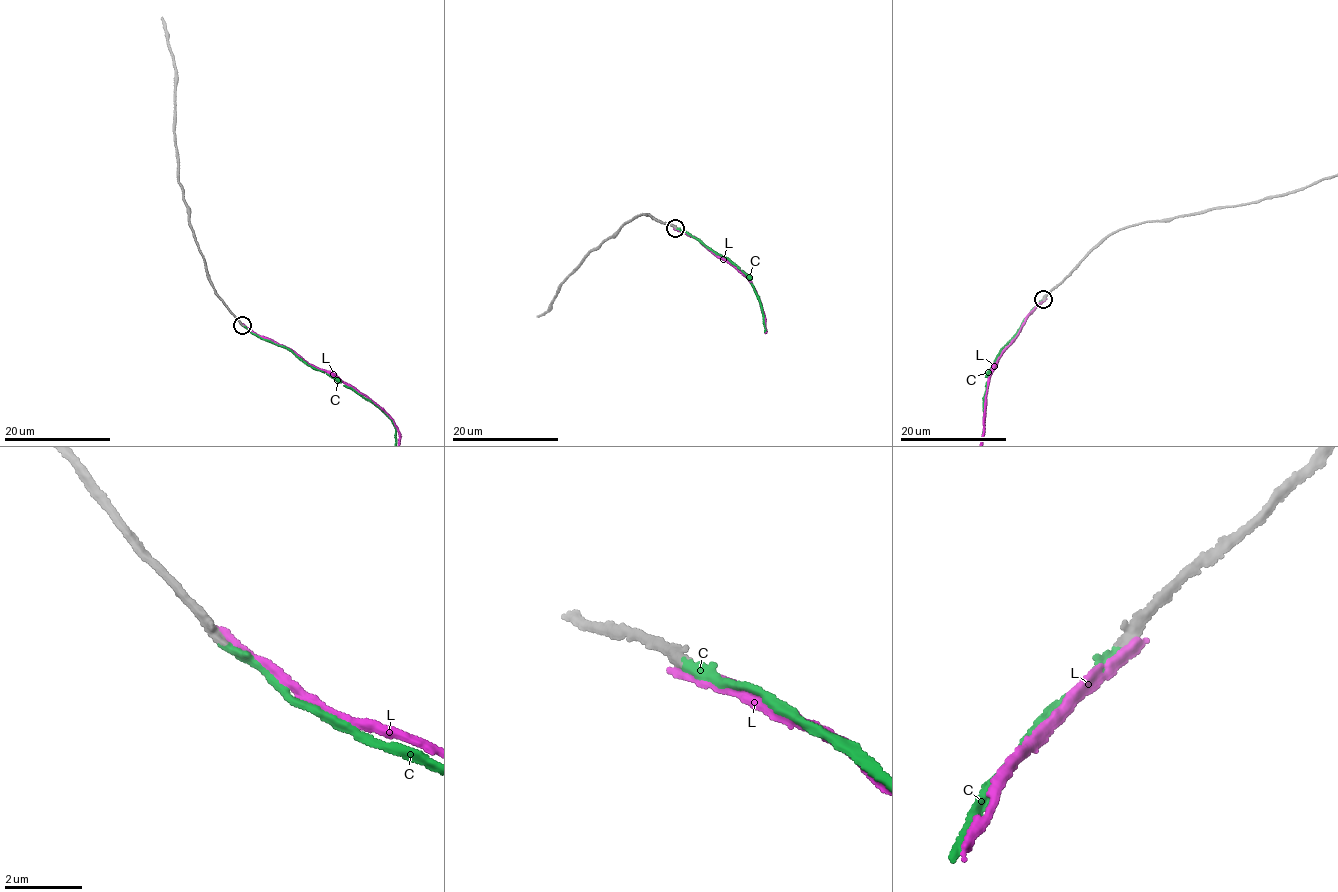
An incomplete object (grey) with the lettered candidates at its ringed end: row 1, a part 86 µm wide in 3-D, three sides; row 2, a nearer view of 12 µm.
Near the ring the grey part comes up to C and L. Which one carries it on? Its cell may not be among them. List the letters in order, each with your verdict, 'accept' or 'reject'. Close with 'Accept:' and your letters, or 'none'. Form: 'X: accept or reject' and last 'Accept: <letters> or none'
C: accept
L: reject
Accept: C

